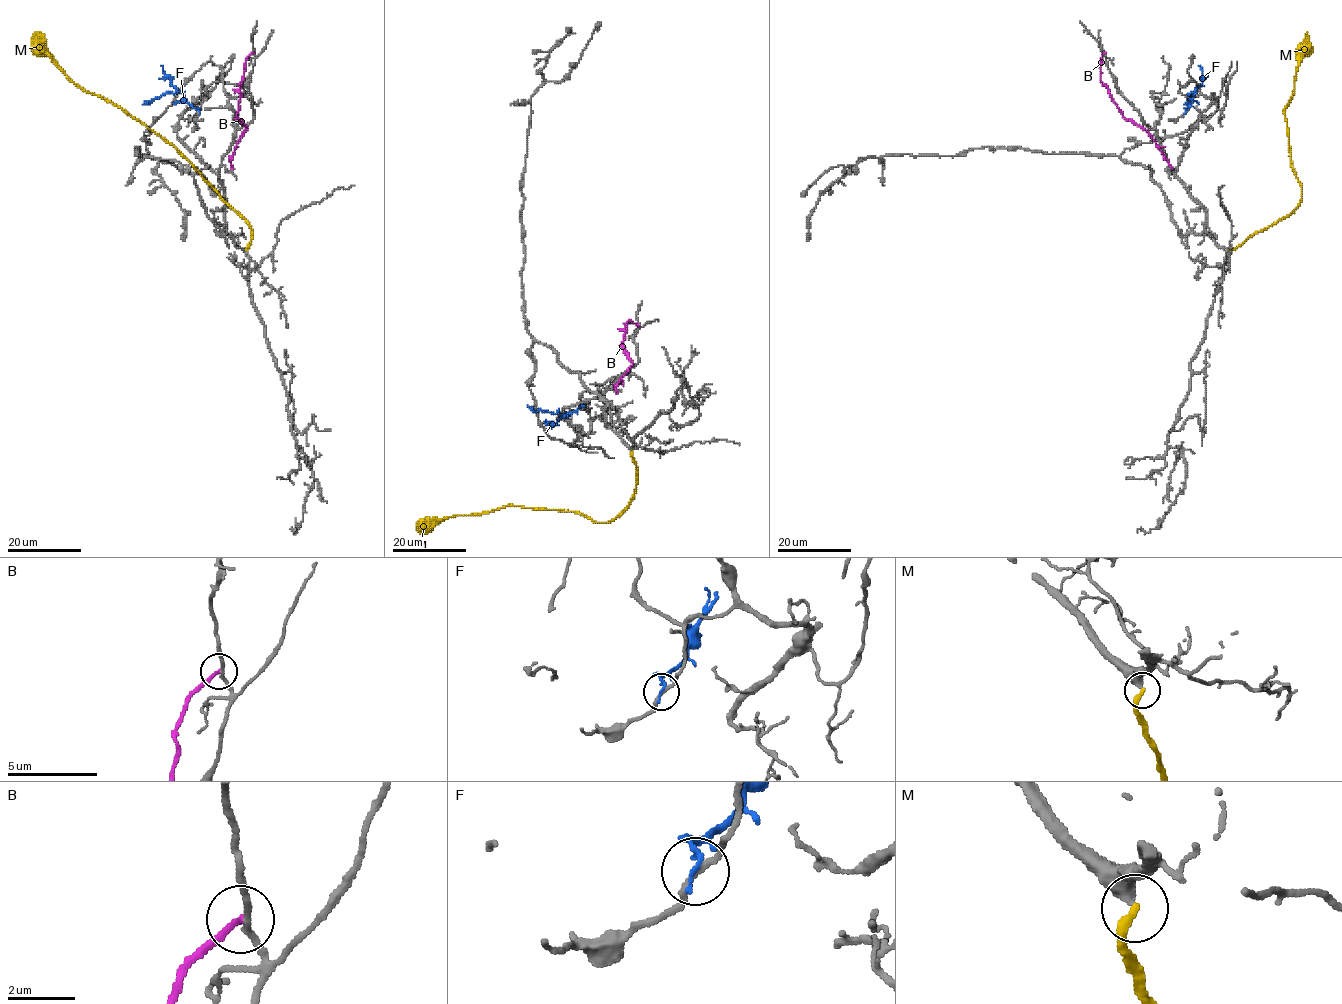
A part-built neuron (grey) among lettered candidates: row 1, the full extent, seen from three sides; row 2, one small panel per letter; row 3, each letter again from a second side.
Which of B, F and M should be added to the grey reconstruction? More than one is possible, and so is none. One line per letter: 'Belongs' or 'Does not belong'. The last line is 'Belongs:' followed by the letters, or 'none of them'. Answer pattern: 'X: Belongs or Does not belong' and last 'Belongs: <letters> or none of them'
B: Does not belong
F: Does not belong
M: Belongs
Belongs: M

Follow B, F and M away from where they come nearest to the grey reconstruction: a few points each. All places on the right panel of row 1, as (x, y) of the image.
B: (1104, 52), (1100, 65), (1101, 81), (1124, 116), (1144, 128), (1172, 168)
F: (1185, 112), (1196, 91), (1190, 93), (1189, 101), (1183, 104)
M: (1230, 250), (1285, 218), (1302, 198), (1302, 187), (1292, 165), (1284, 109), (1293, 95), (1306, 32)

